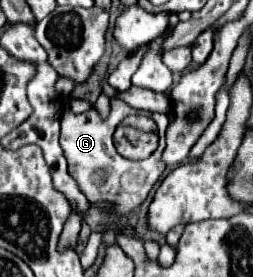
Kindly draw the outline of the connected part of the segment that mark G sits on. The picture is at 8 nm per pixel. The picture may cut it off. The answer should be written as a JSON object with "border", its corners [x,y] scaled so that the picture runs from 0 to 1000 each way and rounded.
{"border":[[[451,354],[435,368],[435,412],[427,412],[427,426],[403,426],[379,390],[364,390],[356,404],[332,404],[332,412],[292,412],[269,390],[253,404],[253,419],[245,419],[237,527],[253,534],[253,563],[269,578],[269,621],[277,621],[277,635],[292,635],[292,650],[316,671],[316,686],[340,700],[340,715],[364,736],[427,729],[427,736],[443,736],[435,758],[458,780],[498,780],[530,751],[545,751],[577,722],[585,693],[625,657],[625,643],[640,635],[640,621],[656,614],[656,592],[640,585],[640,549],[648,527],[656,527],[648,520],[648,484],[656,484],[656,462],[672,448],[672,426],[656,412],[625,412],[625,404],[601,412],[609,440],[625,448],[628,523],[625,542],[613,542],[593,570],[530,585],[530,578],[466,563],[466,549],[451,534],[451,513],[443,513],[443,484],[451,484],[458,455],[474,448],[474,433],[490,419],[506,419],[514,404],[530,404],[530,390],[514,390],[482,361]]]}

